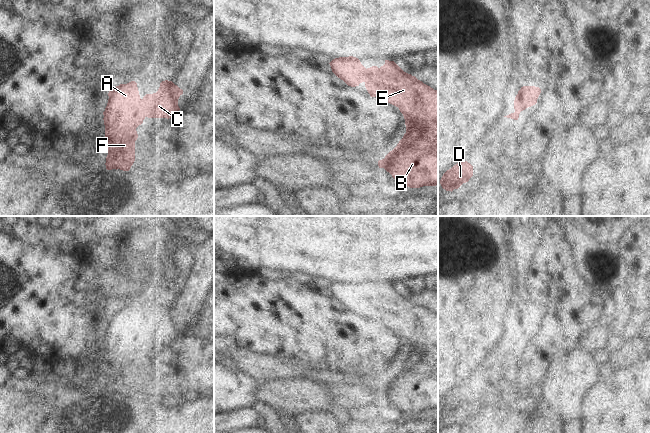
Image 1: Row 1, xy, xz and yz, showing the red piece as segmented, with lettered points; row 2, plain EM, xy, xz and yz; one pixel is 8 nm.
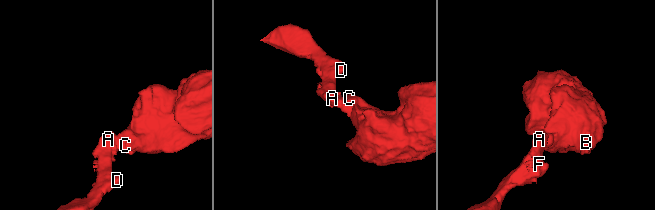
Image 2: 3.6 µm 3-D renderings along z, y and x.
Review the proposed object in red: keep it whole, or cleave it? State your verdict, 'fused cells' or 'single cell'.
single cell

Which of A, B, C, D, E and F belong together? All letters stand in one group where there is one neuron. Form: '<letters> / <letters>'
A B C D E F

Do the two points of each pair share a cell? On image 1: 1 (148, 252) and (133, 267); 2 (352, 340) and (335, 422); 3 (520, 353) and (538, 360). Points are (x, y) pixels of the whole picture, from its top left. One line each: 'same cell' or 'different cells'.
1: different cells
2: different cells
3: same cell

